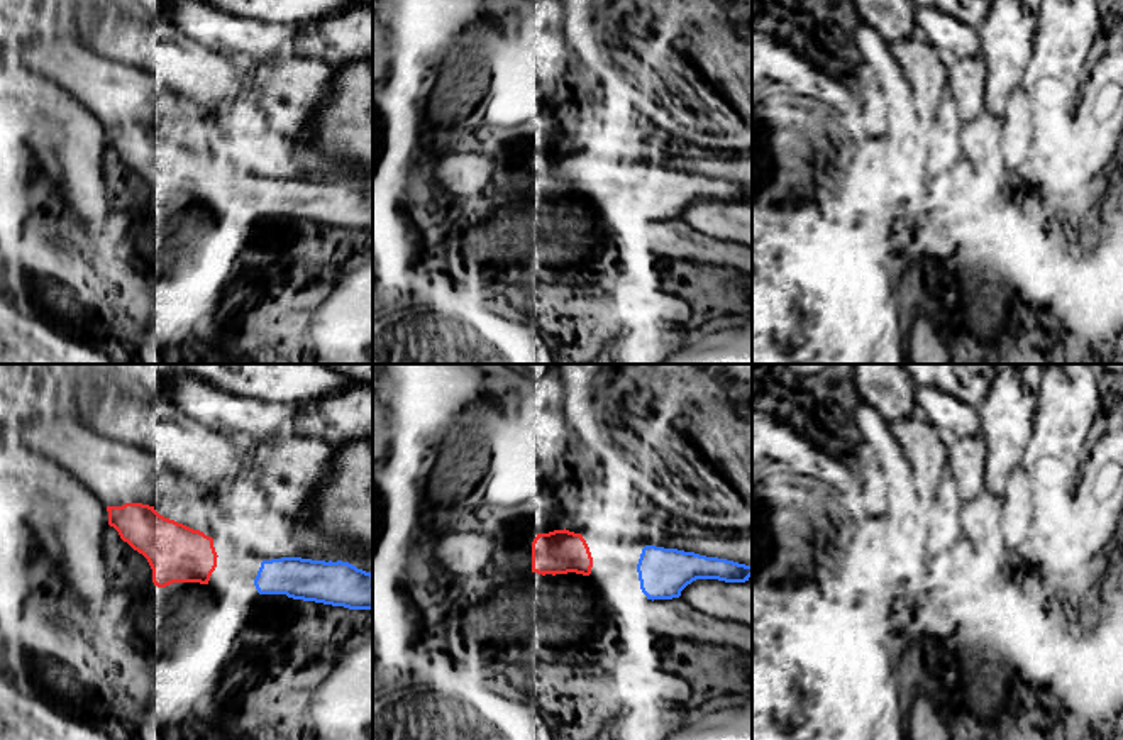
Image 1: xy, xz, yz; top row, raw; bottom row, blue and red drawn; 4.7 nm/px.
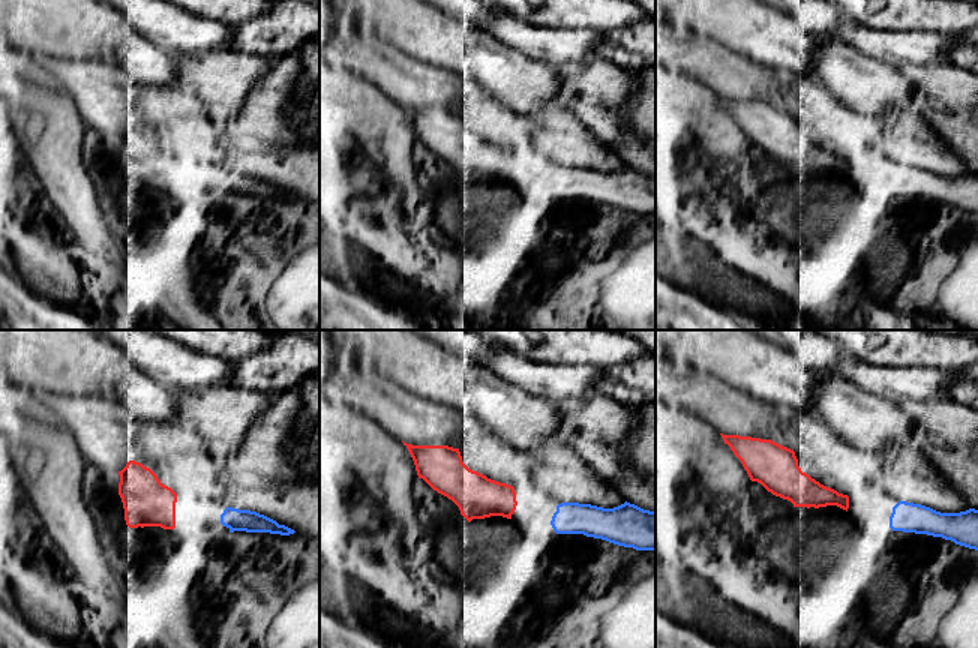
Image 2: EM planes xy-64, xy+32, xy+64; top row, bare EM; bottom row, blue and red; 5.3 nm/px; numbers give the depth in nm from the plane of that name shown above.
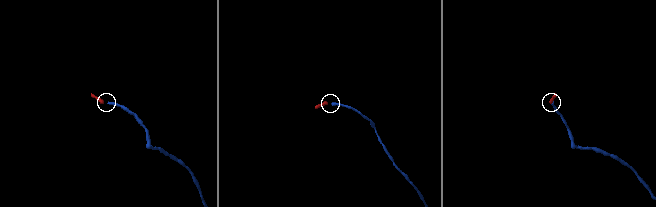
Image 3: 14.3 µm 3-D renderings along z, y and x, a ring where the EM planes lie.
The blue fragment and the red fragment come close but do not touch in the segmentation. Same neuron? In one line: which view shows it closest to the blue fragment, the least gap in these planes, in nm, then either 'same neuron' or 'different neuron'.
xy | 190 nm | same neuron

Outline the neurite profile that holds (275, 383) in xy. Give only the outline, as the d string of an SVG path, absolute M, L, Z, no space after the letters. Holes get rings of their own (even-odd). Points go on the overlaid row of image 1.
M166 364L230 395L268 403L325 400L354 381L325 364Z

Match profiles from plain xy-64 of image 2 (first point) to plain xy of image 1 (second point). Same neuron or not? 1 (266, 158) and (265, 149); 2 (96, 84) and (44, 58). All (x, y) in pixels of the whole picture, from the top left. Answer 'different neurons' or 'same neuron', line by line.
1: different neurons
2: same neuron

